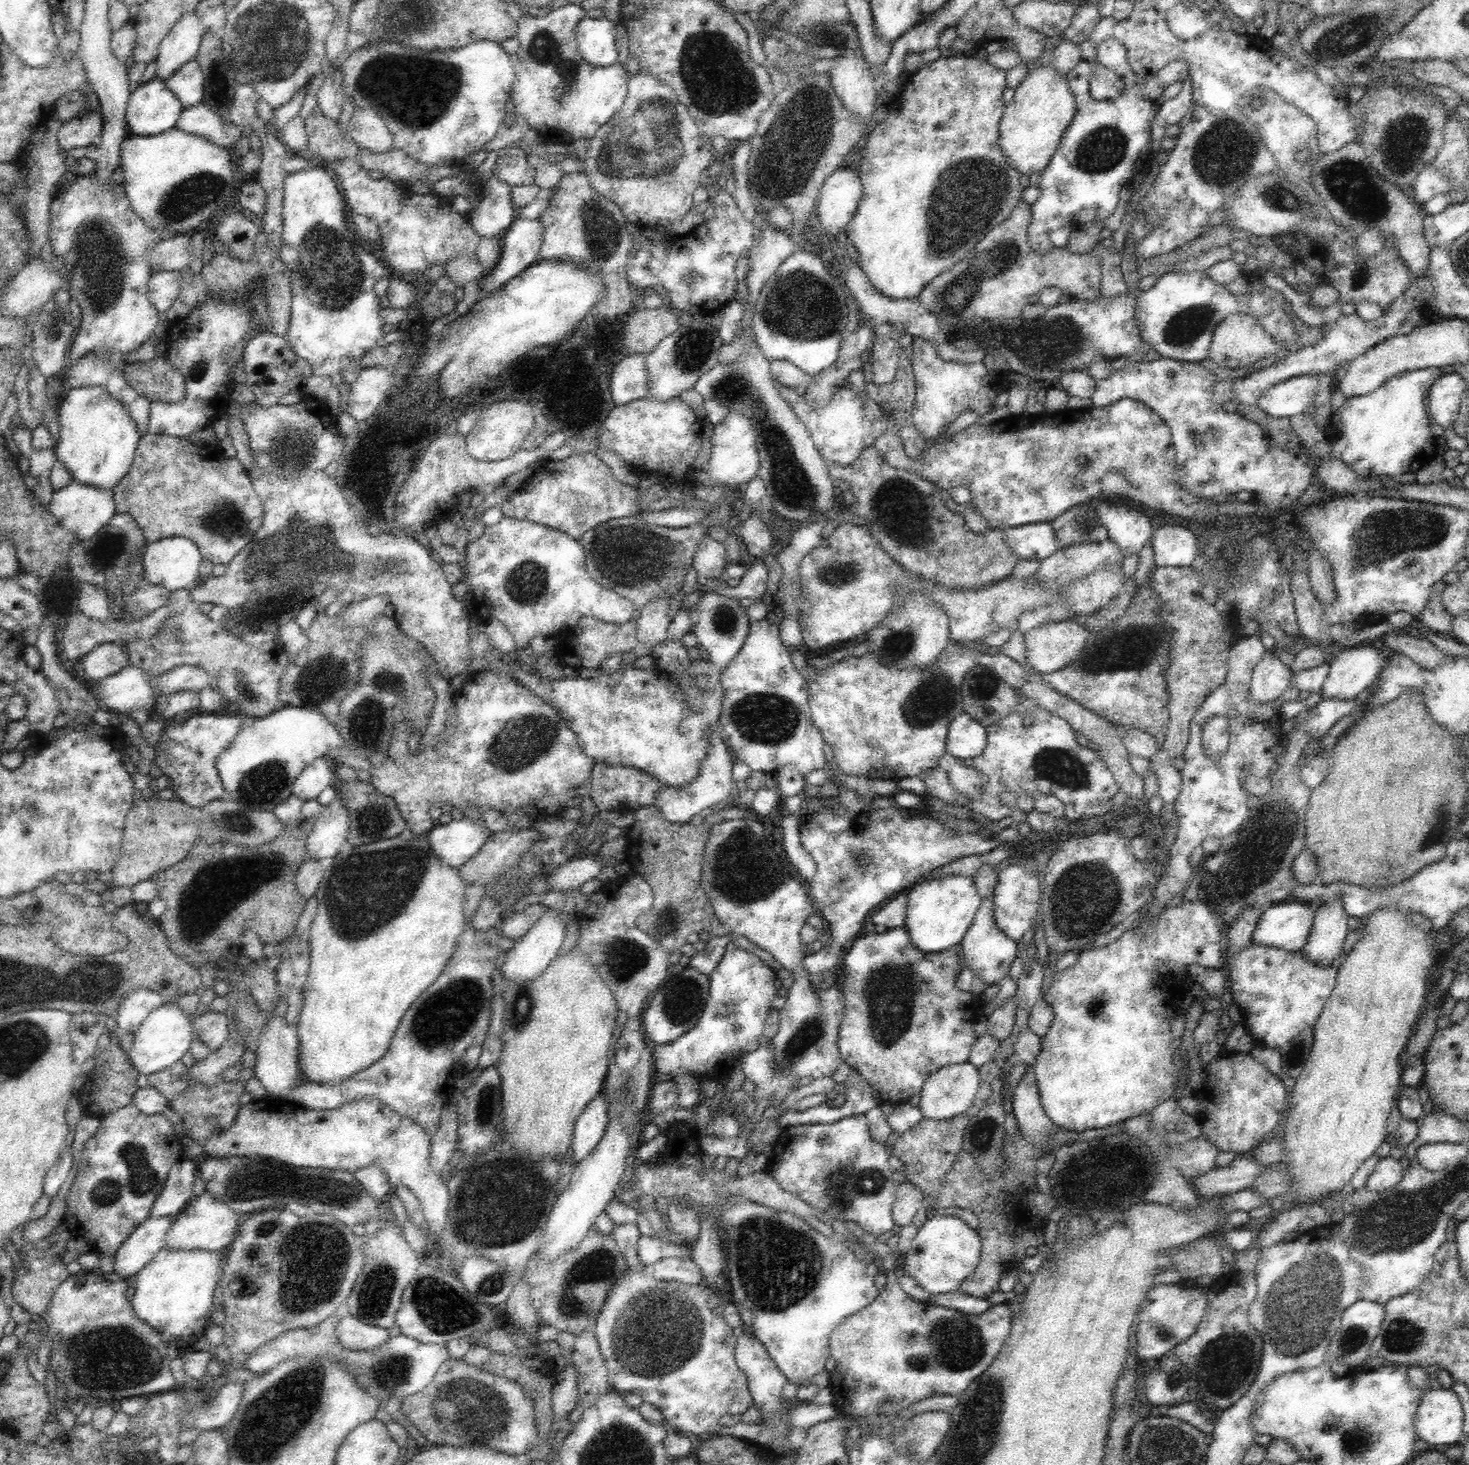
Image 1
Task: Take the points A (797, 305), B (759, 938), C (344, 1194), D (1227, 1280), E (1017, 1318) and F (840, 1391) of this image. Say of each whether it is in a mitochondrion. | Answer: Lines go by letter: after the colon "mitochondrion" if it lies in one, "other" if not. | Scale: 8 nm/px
A: mitochondrion
B: other
C: mitochondrion
D: other
E: other
F: other

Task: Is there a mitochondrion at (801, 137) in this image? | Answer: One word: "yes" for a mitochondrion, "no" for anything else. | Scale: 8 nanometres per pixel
yes

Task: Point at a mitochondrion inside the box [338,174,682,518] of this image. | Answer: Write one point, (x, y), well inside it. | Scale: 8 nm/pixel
(601, 226)

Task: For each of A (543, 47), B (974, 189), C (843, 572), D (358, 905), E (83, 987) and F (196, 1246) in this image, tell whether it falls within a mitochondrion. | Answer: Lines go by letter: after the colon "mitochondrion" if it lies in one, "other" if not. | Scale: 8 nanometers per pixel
A: mitochondrion
B: mitochondrion
C: mitochondrion
D: mitochondrion
E: mitochondrion
F: other

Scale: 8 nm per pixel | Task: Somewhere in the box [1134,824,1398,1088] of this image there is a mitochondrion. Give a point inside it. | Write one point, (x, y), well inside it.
(1295, 1056)

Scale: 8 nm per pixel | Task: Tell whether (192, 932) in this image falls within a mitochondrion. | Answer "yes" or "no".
yes

